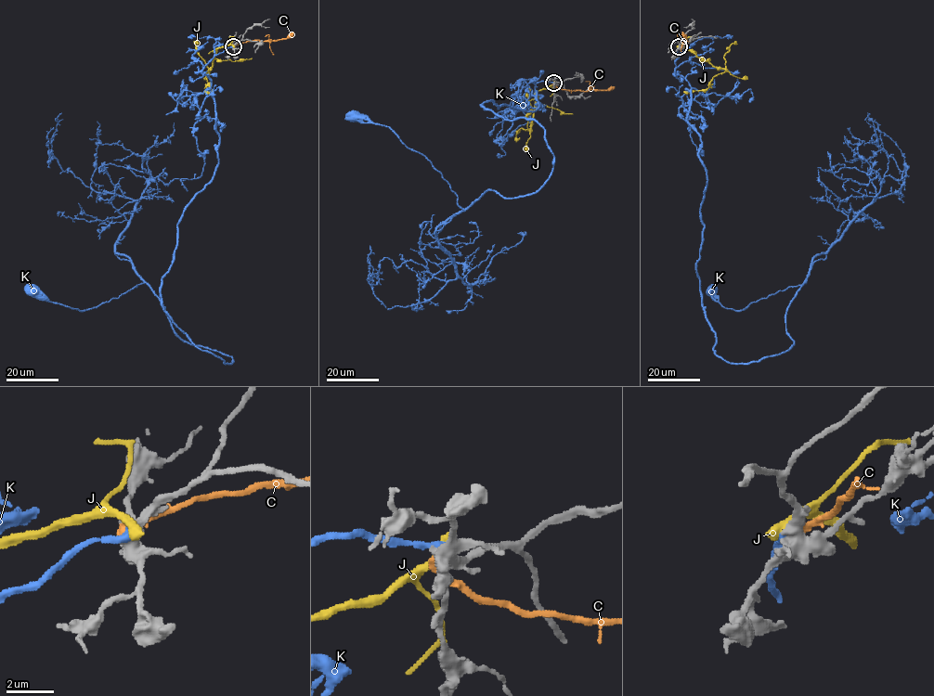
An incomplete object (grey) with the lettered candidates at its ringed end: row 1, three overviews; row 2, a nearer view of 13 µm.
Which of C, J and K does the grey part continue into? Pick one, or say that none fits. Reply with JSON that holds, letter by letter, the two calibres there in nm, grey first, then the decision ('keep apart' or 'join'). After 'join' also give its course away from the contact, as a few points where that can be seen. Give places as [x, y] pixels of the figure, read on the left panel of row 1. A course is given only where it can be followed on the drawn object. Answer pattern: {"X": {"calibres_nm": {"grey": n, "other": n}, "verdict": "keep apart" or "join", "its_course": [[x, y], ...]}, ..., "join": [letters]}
{"C": {"calibres_nm": {"grey": 500, "other": 440}, "verdict": "keep apart"}, "J": {"calibres_nm": {"grey": 440, "other": 500}, "verdict": "keep apart"}, "K": {"calibres_nm": {"grey": 500, "other": 360}, "verdict": "join", "its_course": [[233, 46], [202, 71], [218, 164], [161, 291], [233, 361], [145, 283], [80, 310], [34, 290]]}, "join": ["K"]}

